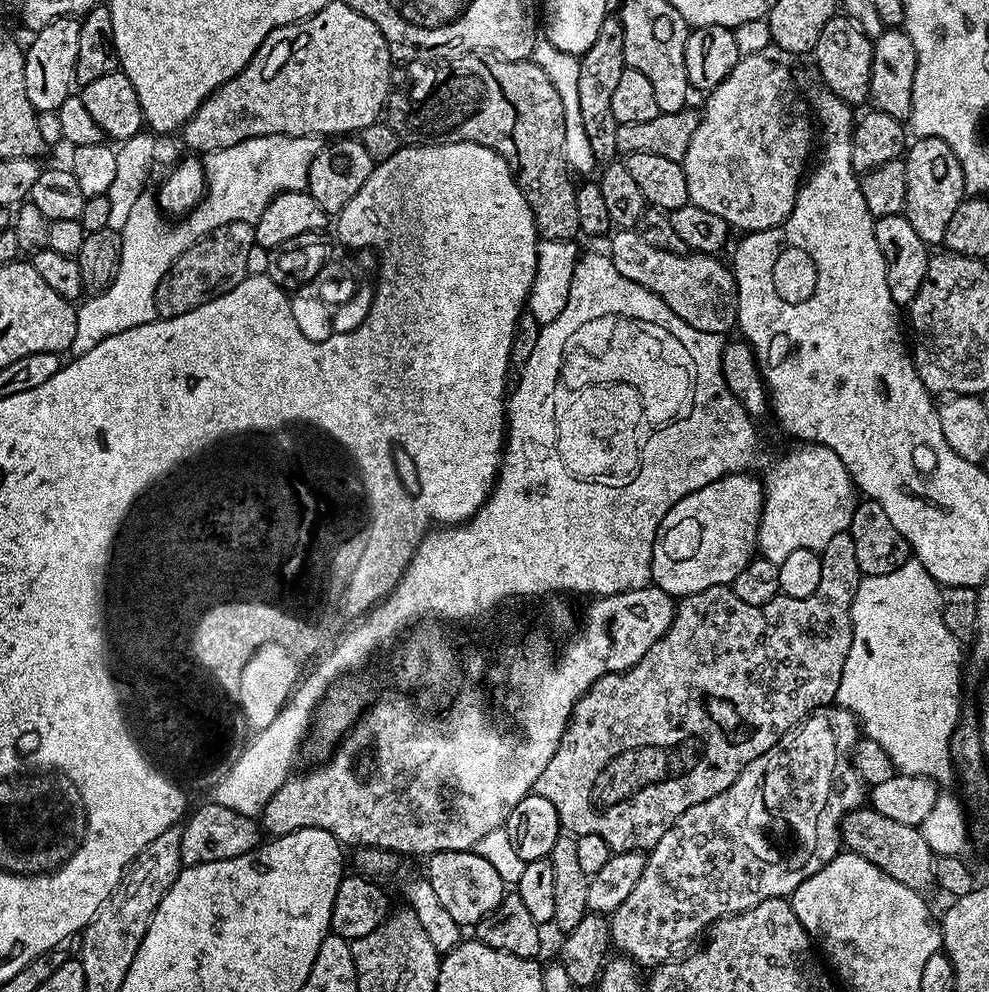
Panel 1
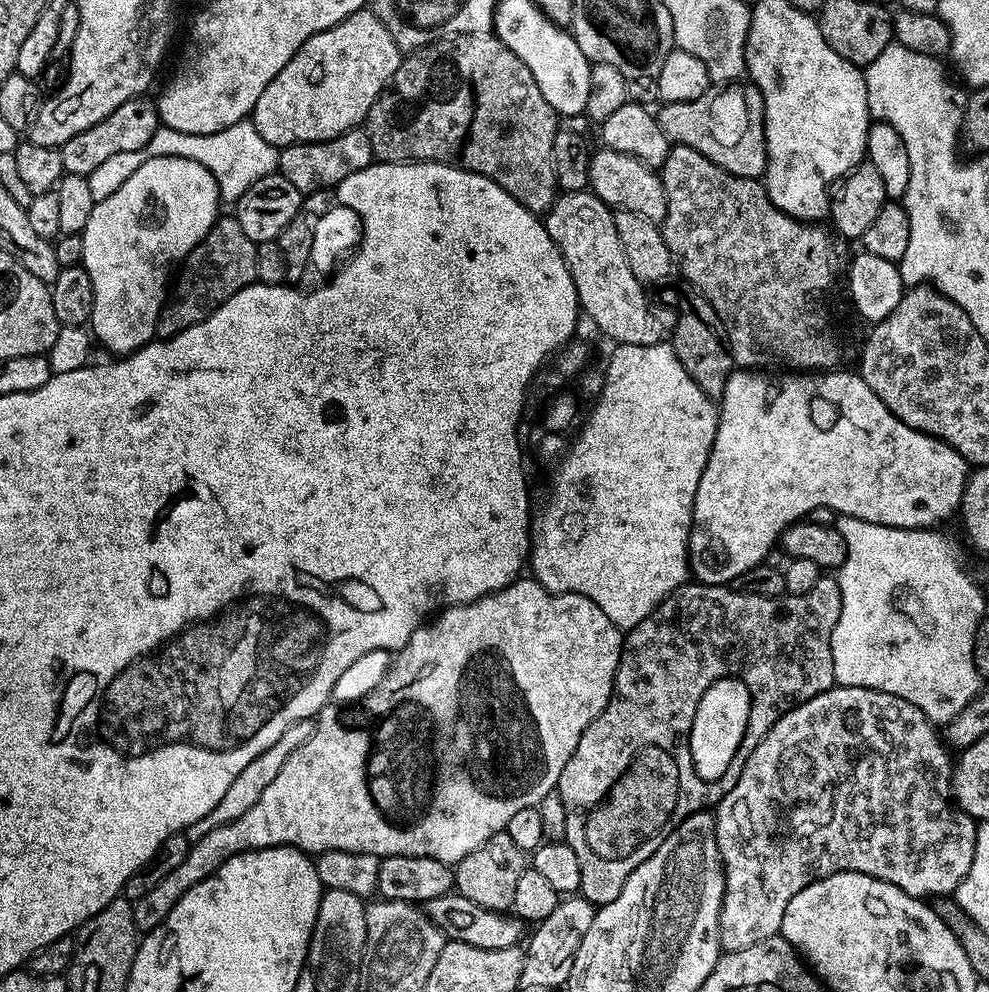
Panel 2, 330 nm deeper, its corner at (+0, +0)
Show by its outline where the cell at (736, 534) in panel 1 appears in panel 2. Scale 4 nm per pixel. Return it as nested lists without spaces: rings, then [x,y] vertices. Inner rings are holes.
[[[733,370],[728,376],[723,396],[718,400],[718,423],[716,437],[701,480],[697,484],[697,494],[694,496],[692,528],[689,530],[688,567],[691,575],[701,584],[731,585],[738,574],[746,574],[754,566],[765,563],[769,559],[768,551],[780,543],[780,535],[805,517],[815,508],[829,508],[832,513],[840,516],[853,516],[862,522],[874,522],[882,526],[895,528],[931,528],[940,526],[943,520],[955,517],[960,511],[962,494],[968,481],[970,465],[946,442],[934,438],[925,432],[906,426],[895,416],[866,386],[866,382],[855,371],[840,372],[841,370],[824,370],[819,374],[797,374],[792,370],[784,370],[773,374],[768,370]]]

